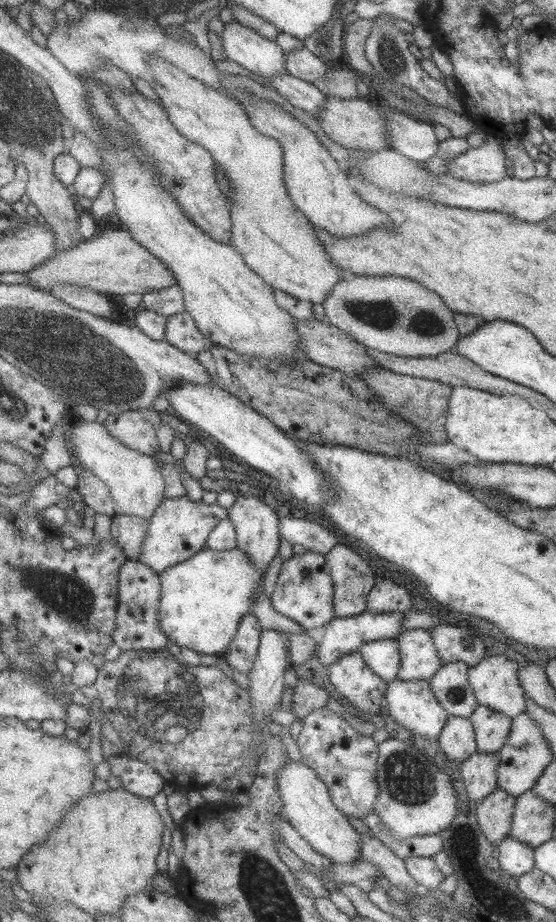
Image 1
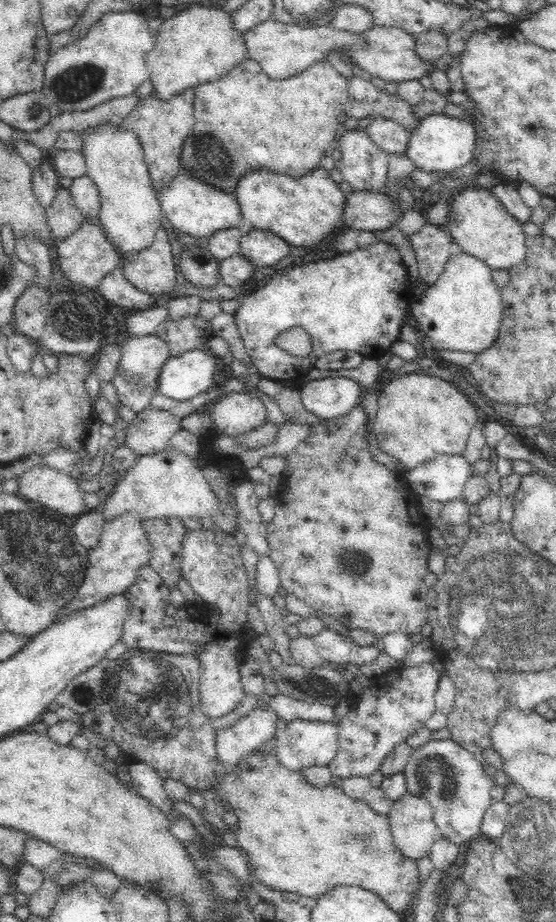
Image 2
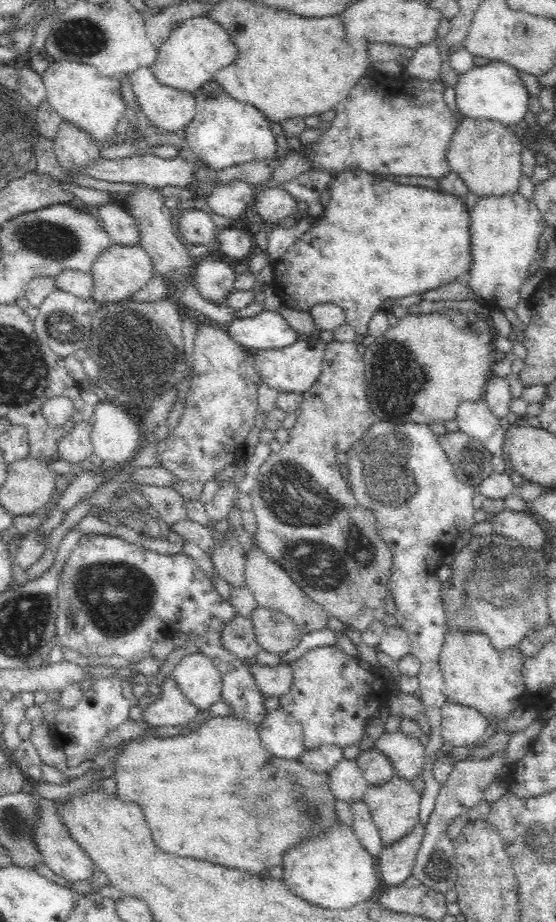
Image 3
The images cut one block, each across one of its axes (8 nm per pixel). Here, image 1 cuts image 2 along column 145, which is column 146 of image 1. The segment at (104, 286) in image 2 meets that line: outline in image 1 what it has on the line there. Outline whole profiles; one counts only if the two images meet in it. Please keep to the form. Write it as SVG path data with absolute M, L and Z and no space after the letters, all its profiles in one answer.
M176 283L162 290L142 295L142 307L164 316L174 316L186 311L184 292Z

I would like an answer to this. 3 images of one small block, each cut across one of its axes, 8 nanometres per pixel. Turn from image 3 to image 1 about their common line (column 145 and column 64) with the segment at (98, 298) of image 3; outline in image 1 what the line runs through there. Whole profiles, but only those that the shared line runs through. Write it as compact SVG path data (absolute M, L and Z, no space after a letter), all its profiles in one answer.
M103 226L101 233L97 236L82 239L78 245L66 251L54 253L50 259L26 272L25 275L28 276L28 285L38 290L48 291L50 286L58 286L58 284L76 284L76 286L92 288L100 294L115 299L131 292L143 295L176 283L176 278L168 270L168 266L144 246L138 244L132 238L130 230L120 226L114 228Z

